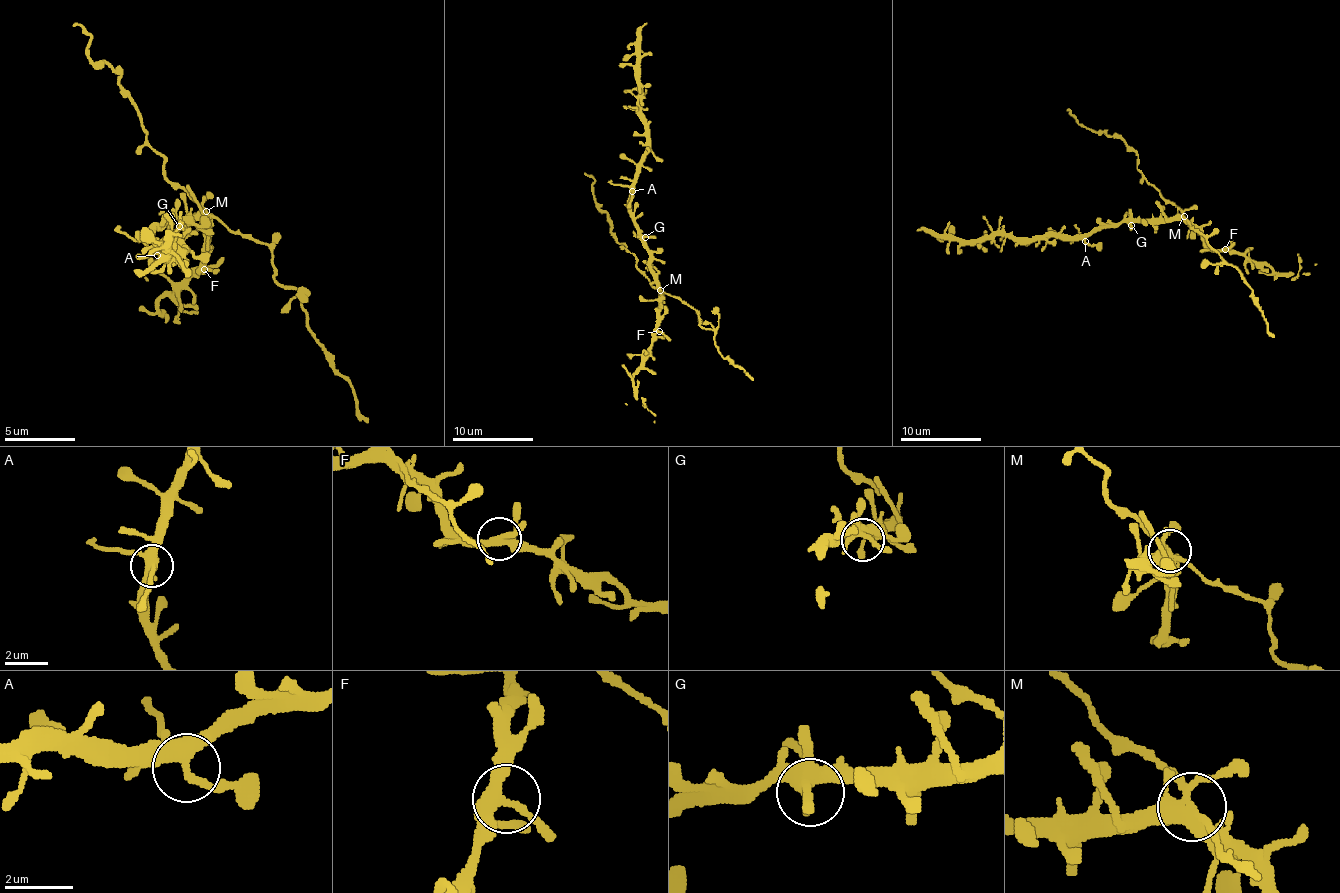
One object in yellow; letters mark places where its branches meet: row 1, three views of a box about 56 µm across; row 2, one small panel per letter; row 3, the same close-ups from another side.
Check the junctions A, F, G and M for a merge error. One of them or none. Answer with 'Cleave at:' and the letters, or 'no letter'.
Cleave at: M

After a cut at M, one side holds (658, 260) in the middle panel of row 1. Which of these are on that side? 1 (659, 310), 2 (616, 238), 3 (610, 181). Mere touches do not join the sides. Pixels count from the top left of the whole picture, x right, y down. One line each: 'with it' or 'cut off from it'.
1: with it
2: cut off from it
3: with it

